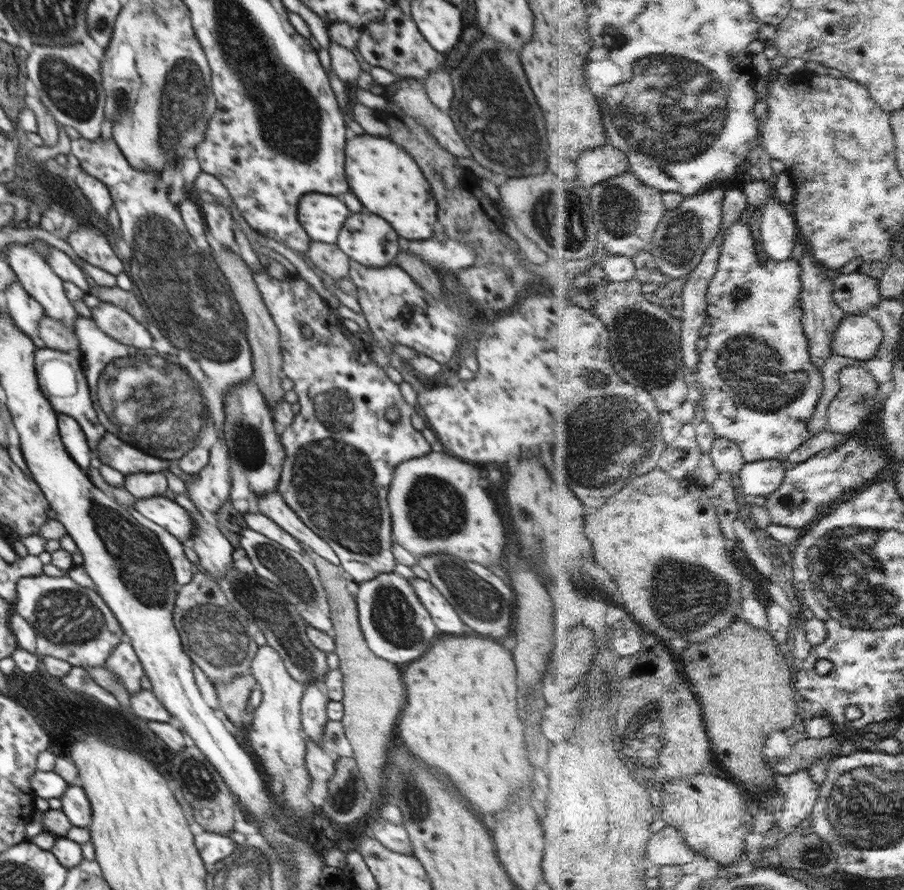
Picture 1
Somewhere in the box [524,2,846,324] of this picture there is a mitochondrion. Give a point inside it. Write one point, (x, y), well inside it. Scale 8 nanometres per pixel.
(675, 110)

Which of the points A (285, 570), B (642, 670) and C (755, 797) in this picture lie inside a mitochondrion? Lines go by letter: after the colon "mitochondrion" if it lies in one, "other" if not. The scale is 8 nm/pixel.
A: mitochondrion
B: mitochondrion
C: other

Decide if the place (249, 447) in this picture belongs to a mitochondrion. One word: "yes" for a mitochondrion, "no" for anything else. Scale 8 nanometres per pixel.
yes

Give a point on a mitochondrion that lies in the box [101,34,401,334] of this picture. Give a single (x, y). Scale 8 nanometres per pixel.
(183, 102)

